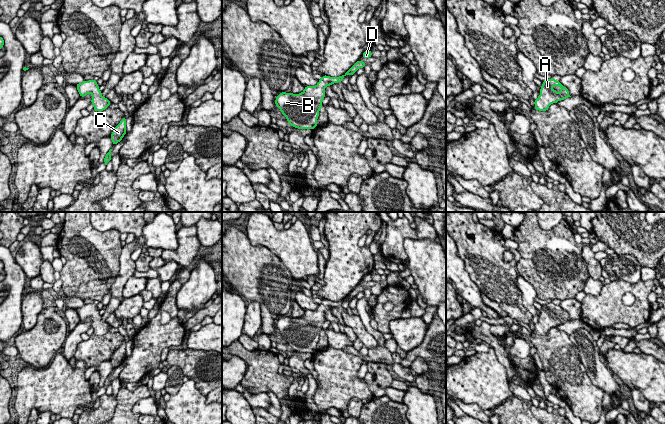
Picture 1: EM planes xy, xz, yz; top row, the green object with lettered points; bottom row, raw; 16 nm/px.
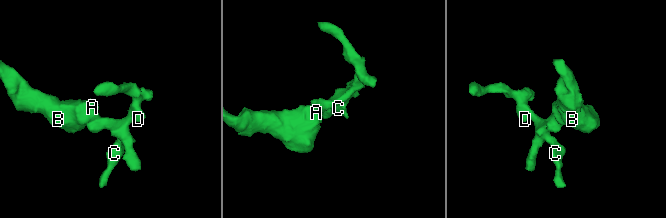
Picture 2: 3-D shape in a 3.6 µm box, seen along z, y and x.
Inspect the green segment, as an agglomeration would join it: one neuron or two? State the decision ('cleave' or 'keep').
keep

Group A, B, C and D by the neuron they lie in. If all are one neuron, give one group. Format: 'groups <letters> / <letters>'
groups A B C D

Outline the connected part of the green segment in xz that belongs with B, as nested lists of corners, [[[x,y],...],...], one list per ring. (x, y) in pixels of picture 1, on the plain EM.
[[[357,285],[344,299],[329,301],[323,299],[316,310],[306,310],[300,318],[281,316],[275,324],[276,330],[287,342],[291,350],[298,353],[311,353],[317,351],[317,342],[322,324],[325,322],[325,311],[333,307],[342,306],[346,299],[353,299],[359,292],[364,292],[366,287]]]

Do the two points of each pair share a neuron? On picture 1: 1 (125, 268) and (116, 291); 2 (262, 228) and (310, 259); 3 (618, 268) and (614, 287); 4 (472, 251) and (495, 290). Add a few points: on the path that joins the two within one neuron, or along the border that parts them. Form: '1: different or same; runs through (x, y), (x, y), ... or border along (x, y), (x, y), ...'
1: same; runs through (124, 274), (118, 285)
2: same; runs through (274, 240), (290, 245), (298, 253)
3: different; border along (639, 279), (634, 283), (622, 280), (611, 281)
4: same; runs through (482, 261), (495, 280)

